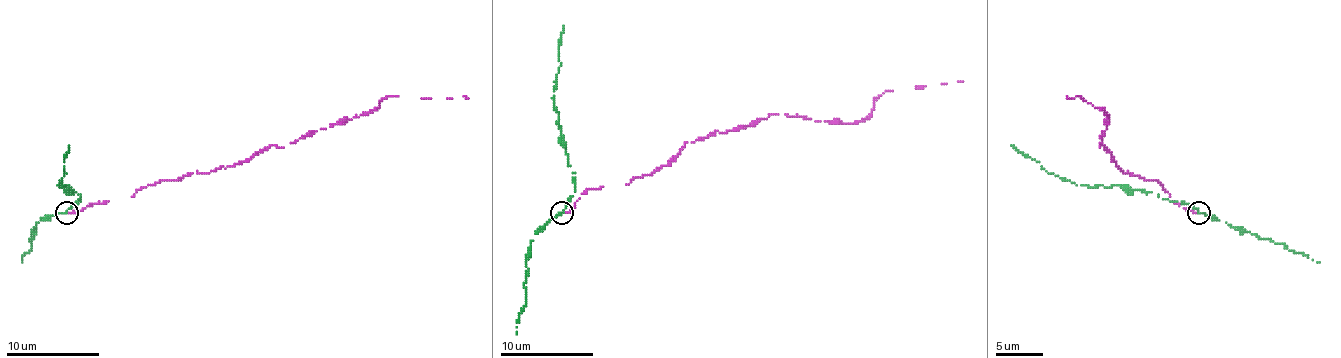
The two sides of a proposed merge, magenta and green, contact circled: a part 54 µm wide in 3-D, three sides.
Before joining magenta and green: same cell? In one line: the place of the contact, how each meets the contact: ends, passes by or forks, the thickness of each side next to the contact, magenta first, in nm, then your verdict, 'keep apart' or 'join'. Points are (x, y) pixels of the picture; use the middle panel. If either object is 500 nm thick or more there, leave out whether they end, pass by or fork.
place (561, 213); magenta ends; green ends; calibres 180 and 240 nm; keep apart

